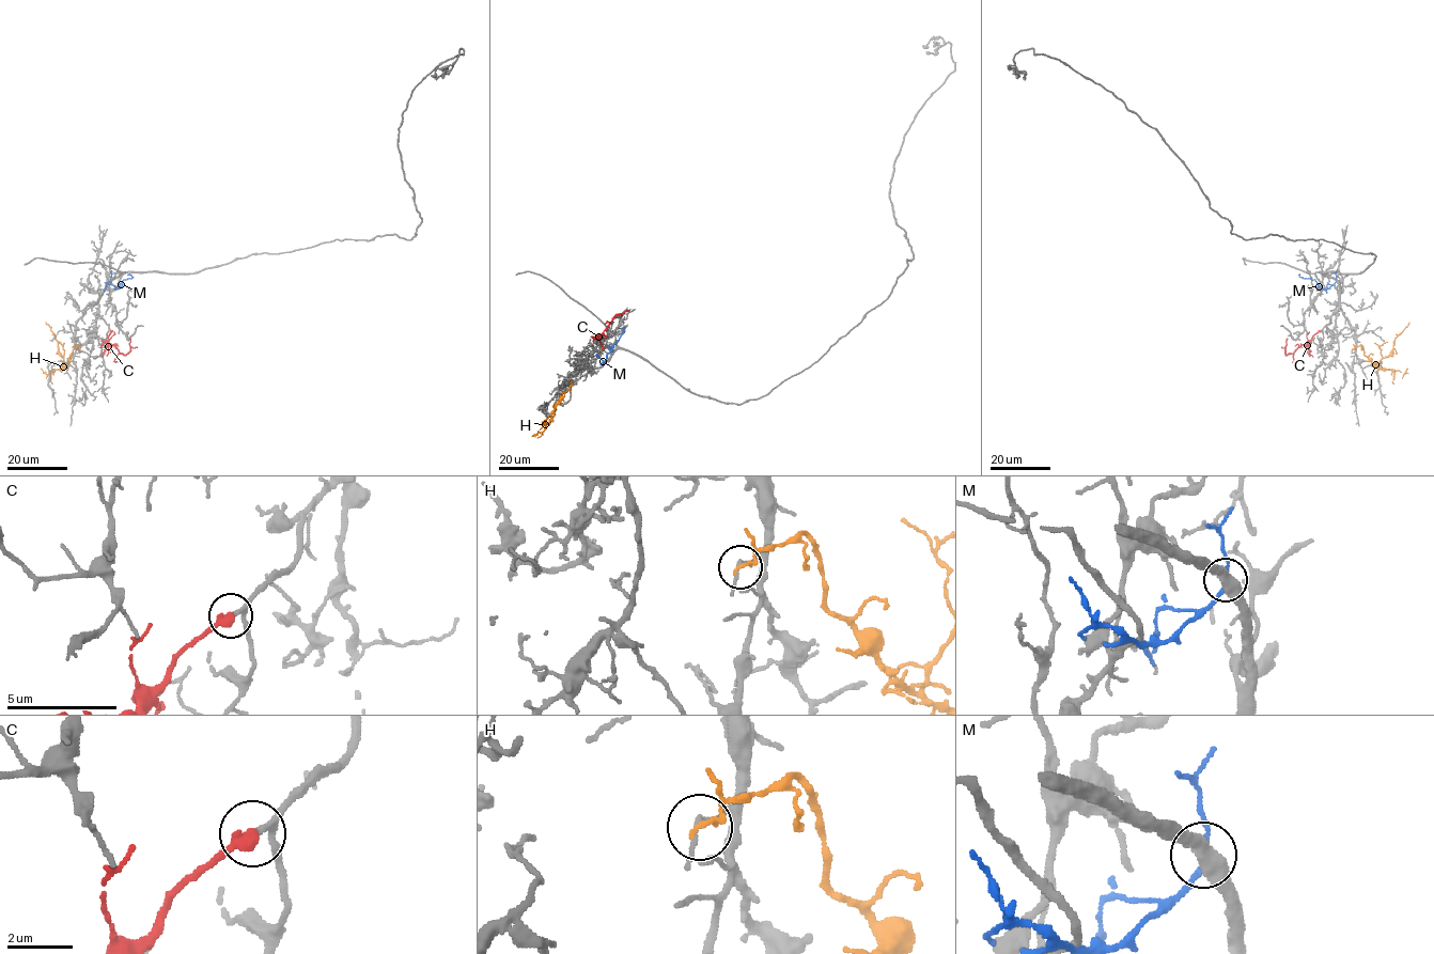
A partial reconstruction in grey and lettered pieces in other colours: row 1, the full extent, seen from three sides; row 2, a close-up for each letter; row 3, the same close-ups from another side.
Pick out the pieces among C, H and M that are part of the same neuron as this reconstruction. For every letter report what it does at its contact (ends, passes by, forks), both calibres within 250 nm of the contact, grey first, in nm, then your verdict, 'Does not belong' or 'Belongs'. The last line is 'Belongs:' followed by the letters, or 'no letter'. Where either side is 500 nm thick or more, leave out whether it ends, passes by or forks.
C: It ends there. Thickness 200 nm (grey) against 460 nm. Belongs
H: It ends there. Thickness 120 nm (grey) against 180 nm. Does not belong
M: It passes by. Thickness 460 nm (grey) against 130 nm. Does not belong
Belongs: C

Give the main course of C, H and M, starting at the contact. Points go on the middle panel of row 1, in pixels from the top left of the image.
C: (602, 349), (599, 337), (618, 314), (622, 315)
H: (571, 380), (571, 386), (556, 406), (554, 416), (538, 437)
M: (602, 364), (624, 330), (619, 328)

